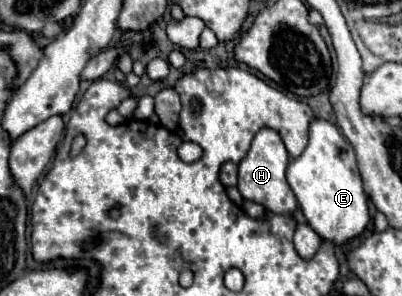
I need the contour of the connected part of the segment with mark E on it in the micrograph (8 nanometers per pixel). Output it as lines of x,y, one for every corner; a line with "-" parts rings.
314,119
310,125
310,141
304,153
290,161
286,179
294,191
308,225
322,241
344,245
358,237
370,225
368,197
356,167
356,155
350,143
340,135
338,127
324,119

